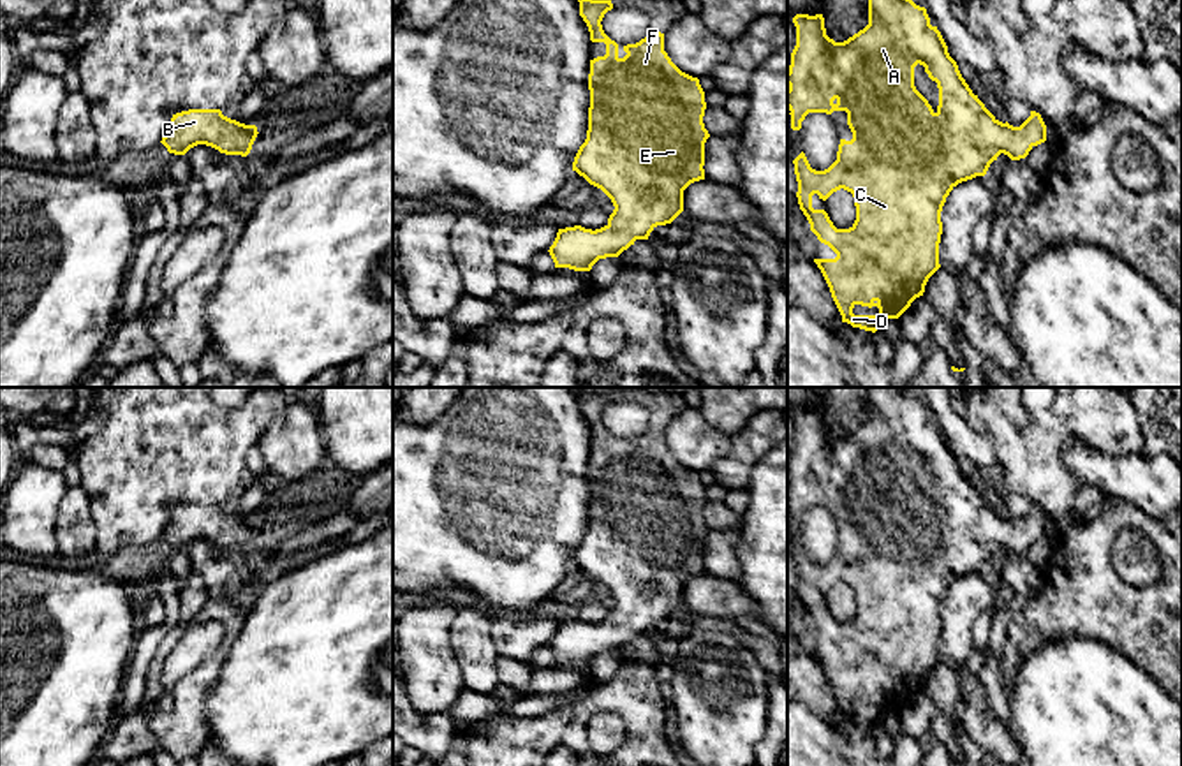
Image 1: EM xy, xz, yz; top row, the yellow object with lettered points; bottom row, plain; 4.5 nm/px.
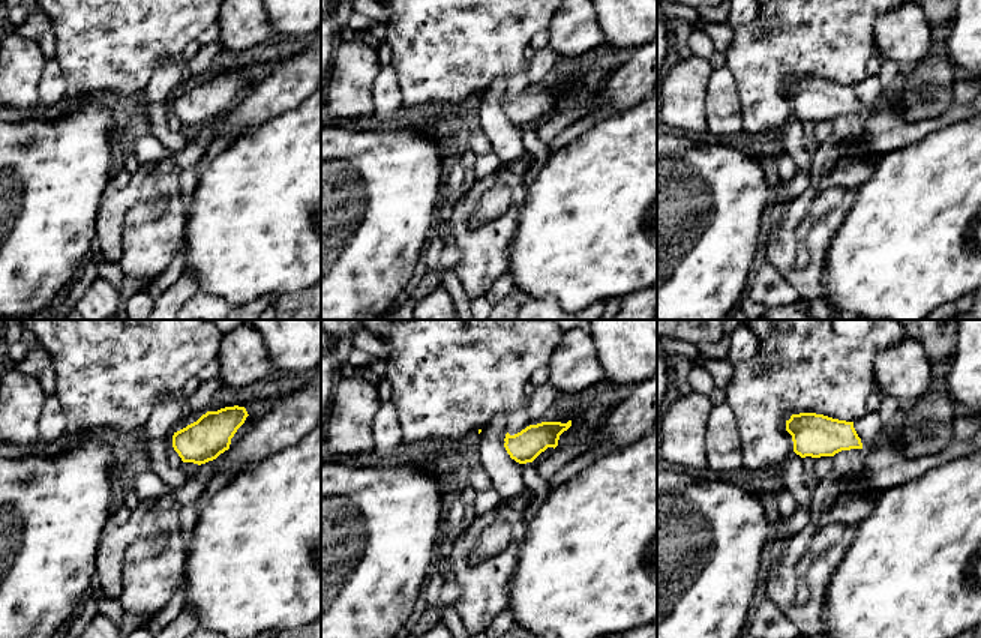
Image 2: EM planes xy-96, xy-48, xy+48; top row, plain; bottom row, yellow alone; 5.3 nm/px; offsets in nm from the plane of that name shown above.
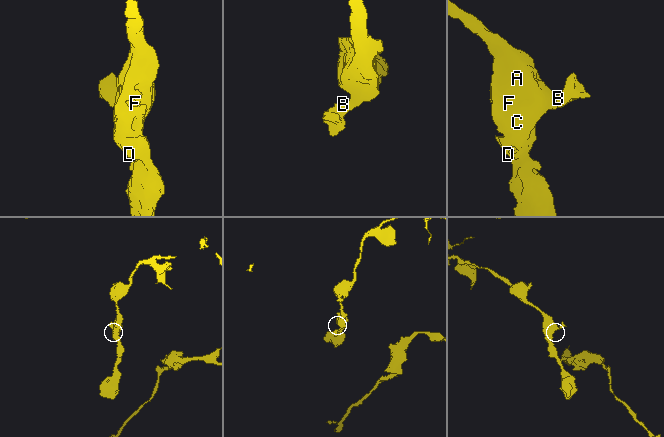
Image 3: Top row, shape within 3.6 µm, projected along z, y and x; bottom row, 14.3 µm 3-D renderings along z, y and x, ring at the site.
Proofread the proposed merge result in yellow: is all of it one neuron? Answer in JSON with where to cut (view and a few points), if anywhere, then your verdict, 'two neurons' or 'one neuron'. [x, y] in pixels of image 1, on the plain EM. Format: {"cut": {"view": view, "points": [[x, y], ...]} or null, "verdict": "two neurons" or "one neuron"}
{"cut": null, "verdict": "one neuron"}

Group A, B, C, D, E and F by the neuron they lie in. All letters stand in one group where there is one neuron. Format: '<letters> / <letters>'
A B C D E F

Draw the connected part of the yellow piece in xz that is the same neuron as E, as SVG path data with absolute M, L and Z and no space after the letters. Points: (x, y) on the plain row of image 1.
M581 393L578 396L580 410L590 426L590 435L604 437L606 449L590 454L588 525L585 537L574 551L573 565L601 583L611 593L615 604L601 623L592 625L581 620L558 623L548 646L555 662L590 666L599 653L618 652L636 634L648 634L657 620L671 618L683 606L683 585L691 578L705 574L705 537L710 528L703 518L706 497L699 474L682 467L671 456L664 446L664 428L650 424L639 437L624 440L627 449L620 453L618 438L604 428L601 419L604 409L613 403L611 394Z

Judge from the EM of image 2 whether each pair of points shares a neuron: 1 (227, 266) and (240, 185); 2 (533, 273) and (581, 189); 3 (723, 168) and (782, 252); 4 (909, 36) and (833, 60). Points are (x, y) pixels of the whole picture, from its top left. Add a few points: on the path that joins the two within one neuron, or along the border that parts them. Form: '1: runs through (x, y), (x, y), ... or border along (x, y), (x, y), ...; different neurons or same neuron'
1: runs through (237, 246), (240, 243), (240, 204); same neuron
2: runs through (554, 252), (581, 225), (581, 210); same neuron
3: border along (762, 251), (759, 258); different neurons
4: border along (882, 15), (875, 23), (872, 42); different neurons

